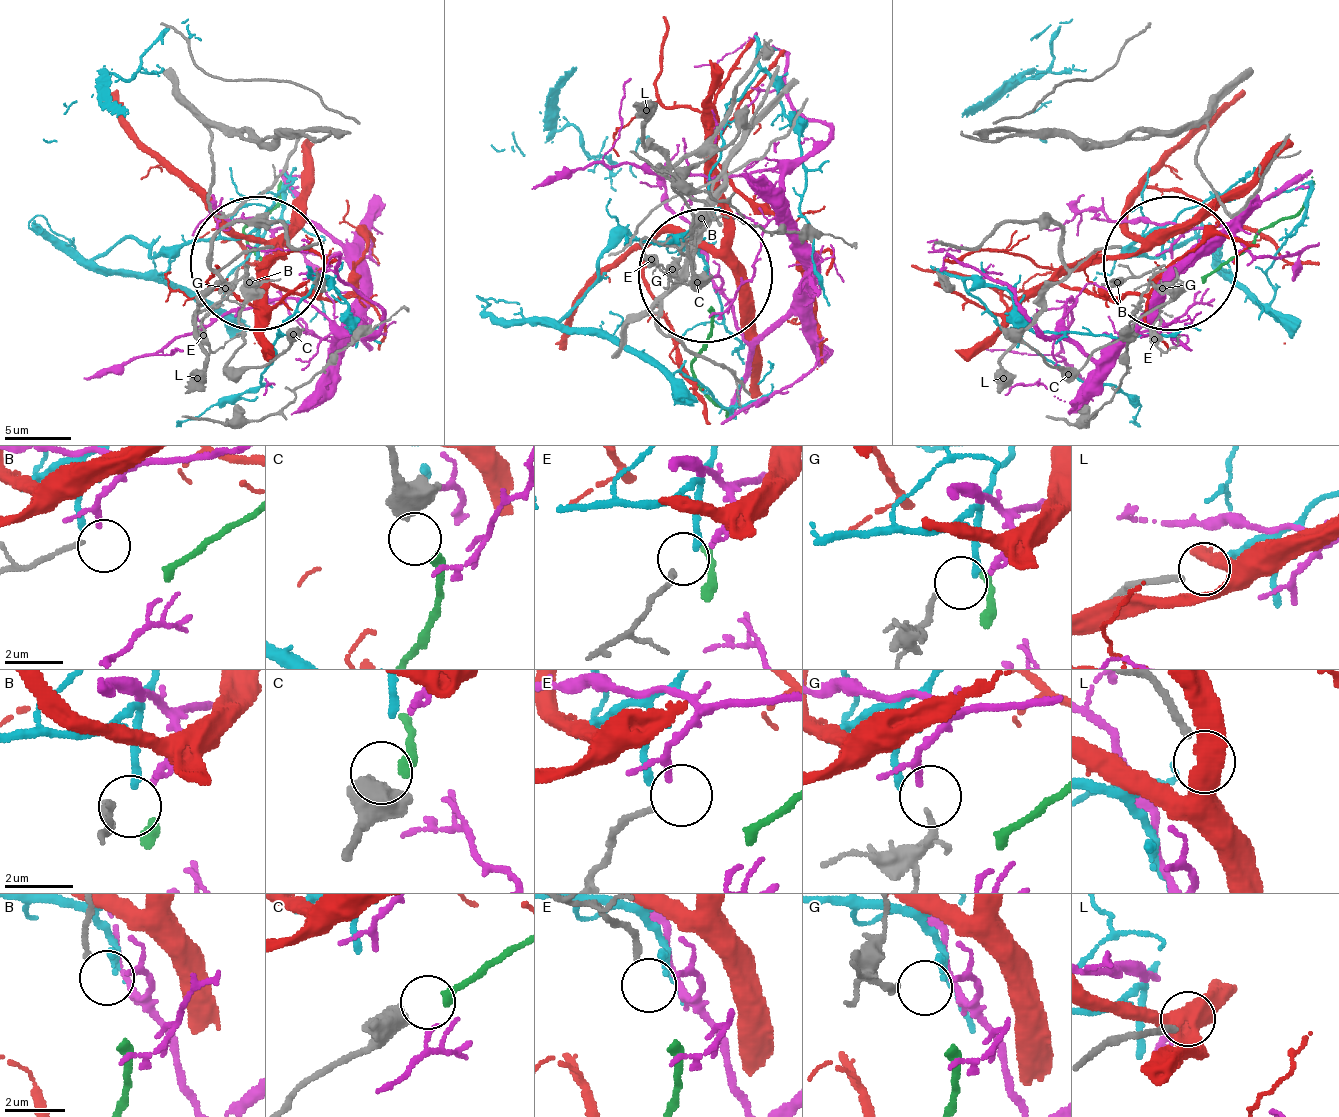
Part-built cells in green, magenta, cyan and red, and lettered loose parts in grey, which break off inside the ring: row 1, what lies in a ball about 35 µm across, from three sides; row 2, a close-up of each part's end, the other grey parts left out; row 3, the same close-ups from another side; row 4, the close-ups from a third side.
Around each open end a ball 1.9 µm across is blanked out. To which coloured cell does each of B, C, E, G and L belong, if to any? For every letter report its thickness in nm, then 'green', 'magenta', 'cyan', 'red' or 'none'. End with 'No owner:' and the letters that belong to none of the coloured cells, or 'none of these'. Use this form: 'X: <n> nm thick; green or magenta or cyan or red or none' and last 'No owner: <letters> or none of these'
B: 180 nm thick; none
C: 600 nm thick; green
E: 180 nm thick; none
G: 200 nm thick; magenta
L: 240 nm thick; none
No owner: B, E, L

